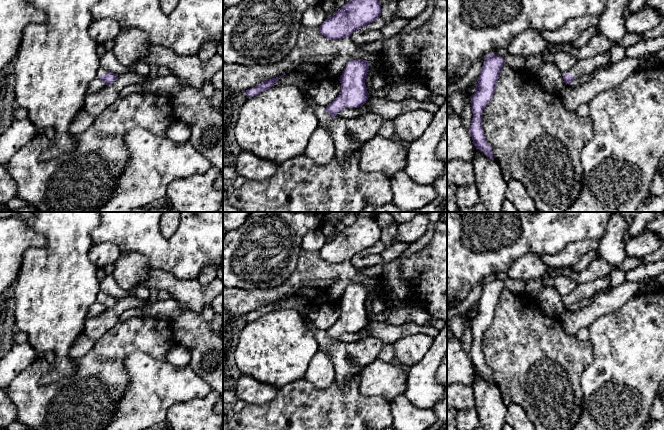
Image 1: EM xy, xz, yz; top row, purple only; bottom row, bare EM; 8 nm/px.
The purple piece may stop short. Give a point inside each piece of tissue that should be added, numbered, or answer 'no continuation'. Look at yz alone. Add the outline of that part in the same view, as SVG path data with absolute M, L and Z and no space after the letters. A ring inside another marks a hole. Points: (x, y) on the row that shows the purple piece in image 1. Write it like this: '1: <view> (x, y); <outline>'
1: yz (586, 66); M605 51L597 56L579 60L571 69L564 73L579 78L587 74L594 74L599 67L611 64L609 52Z

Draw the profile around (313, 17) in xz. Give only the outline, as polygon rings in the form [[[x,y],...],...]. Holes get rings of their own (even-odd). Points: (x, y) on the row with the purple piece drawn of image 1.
[[[317,5],[305,10],[302,17],[302,25],[306,27],[319,27],[326,19],[326,12],[321,5]]]

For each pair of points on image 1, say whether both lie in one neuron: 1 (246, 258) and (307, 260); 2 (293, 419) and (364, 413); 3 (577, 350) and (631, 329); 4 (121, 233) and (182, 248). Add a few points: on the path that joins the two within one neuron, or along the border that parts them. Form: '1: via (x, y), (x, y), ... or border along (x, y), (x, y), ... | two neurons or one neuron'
1: border along (301, 248), (298, 254), (297, 266), (286, 281) | two neurons
2: via (311, 419), (333, 419), (340, 414), (346, 414) | one neuron
3: border along (589, 340), (592, 346), (593, 360), (586, 367) | two neurons
4: via (136, 233), (141, 233), (157, 248), (167, 248) | one neuron

